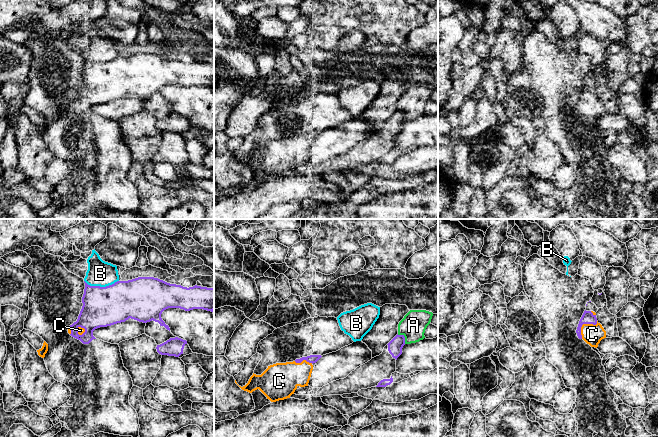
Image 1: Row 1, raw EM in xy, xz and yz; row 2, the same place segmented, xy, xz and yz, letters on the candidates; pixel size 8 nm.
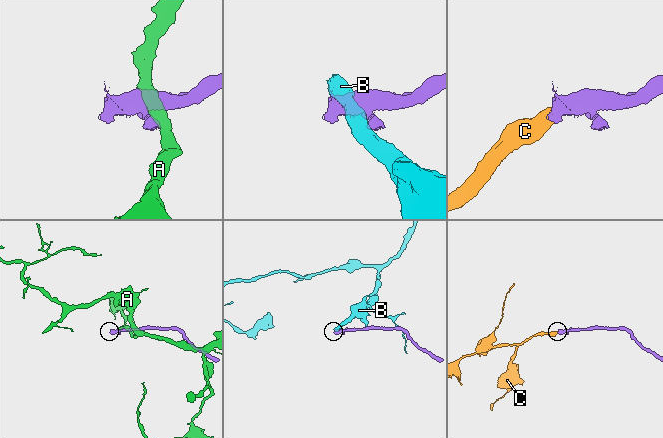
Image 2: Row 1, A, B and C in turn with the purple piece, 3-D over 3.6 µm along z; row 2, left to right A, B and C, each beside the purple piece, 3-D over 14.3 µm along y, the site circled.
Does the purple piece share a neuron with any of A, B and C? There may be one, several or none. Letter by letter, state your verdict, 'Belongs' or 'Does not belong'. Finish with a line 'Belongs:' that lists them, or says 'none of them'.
A: Does not belong
B: Does not belong
C: Belongs
Belongs: C

